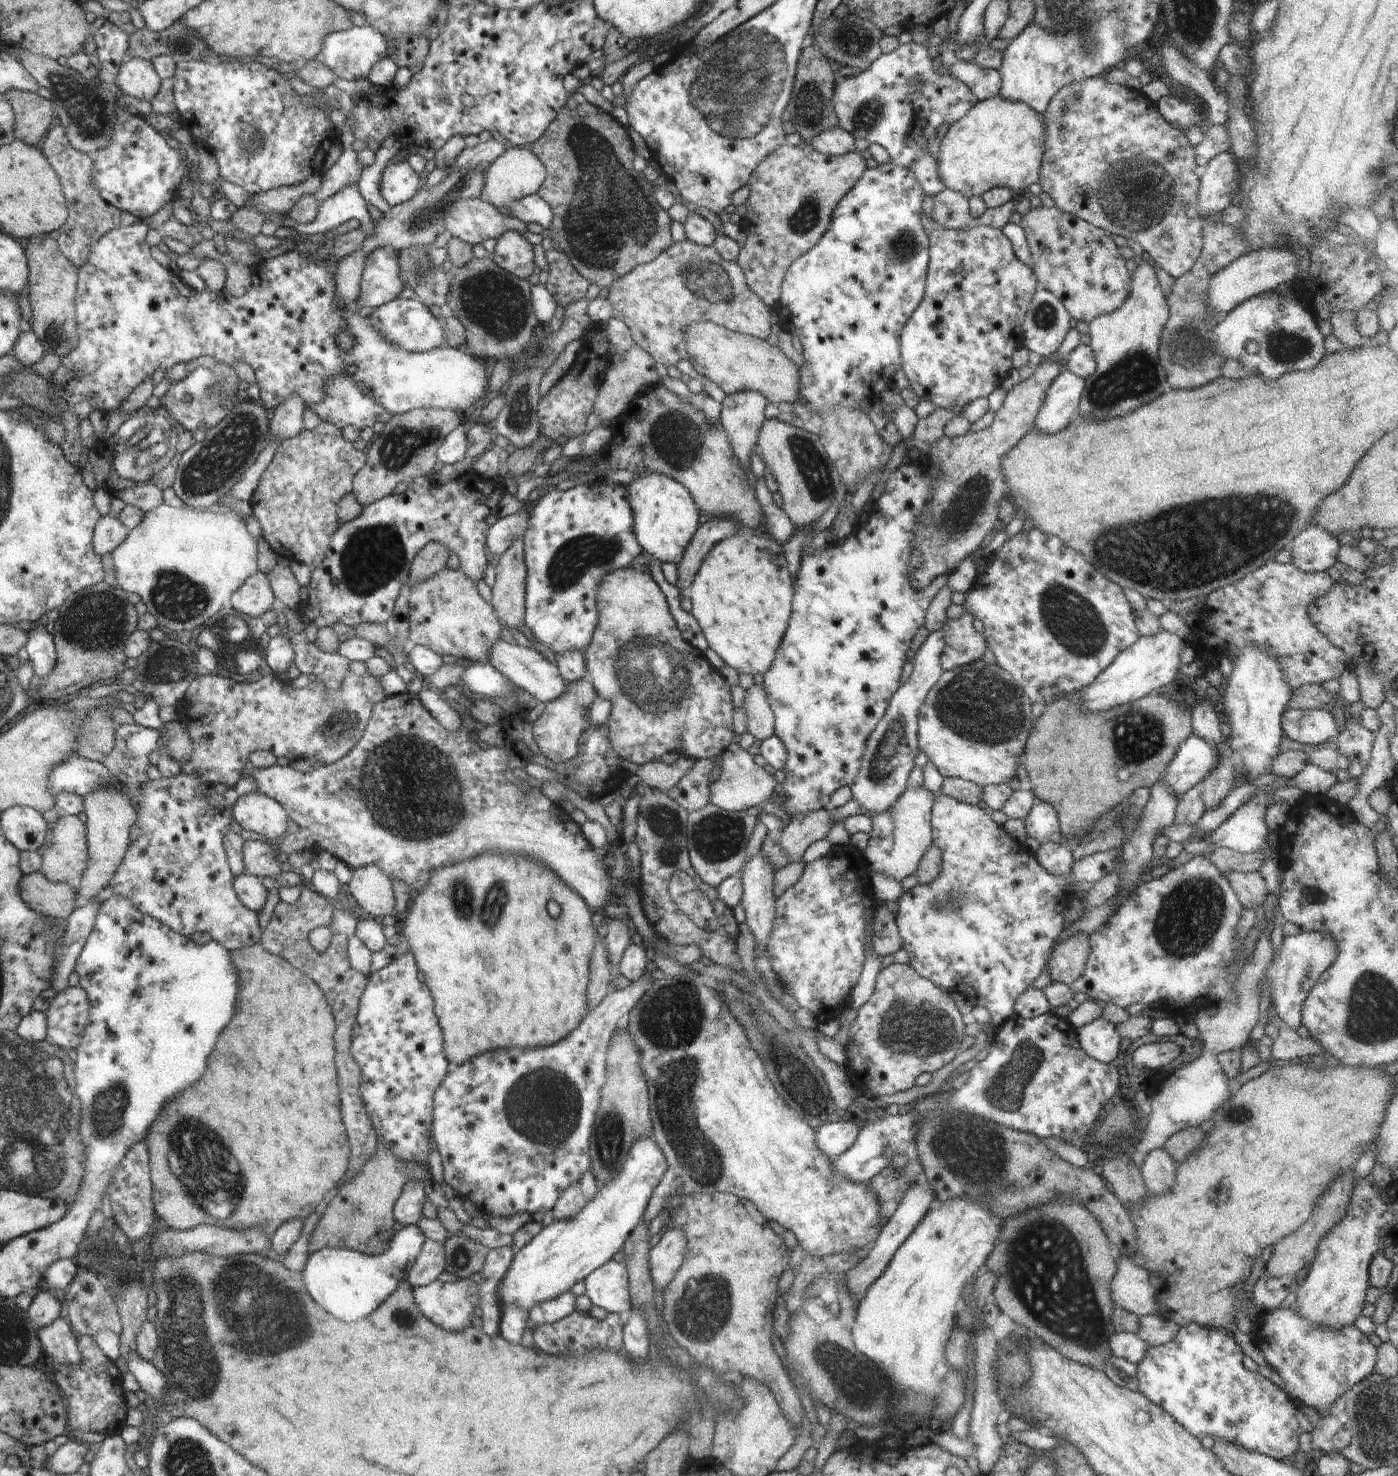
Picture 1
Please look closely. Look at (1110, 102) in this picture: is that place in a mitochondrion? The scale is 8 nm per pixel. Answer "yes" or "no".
no

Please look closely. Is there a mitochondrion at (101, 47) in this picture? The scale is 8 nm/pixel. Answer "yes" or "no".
no

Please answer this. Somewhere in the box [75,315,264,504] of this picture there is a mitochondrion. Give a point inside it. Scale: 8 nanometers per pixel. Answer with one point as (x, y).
(225, 454)

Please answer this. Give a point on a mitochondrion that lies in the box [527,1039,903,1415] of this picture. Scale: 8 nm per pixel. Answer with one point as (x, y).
(703, 1314)

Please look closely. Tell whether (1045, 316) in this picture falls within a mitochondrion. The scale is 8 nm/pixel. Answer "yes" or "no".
yes

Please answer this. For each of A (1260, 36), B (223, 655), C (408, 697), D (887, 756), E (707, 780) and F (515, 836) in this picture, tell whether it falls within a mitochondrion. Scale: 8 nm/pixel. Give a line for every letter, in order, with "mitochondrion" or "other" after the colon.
A: other
B: other
C: other
D: mitochondrion
E: other
F: other

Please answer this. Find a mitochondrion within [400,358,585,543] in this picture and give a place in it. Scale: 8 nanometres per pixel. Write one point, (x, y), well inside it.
(519, 419)

